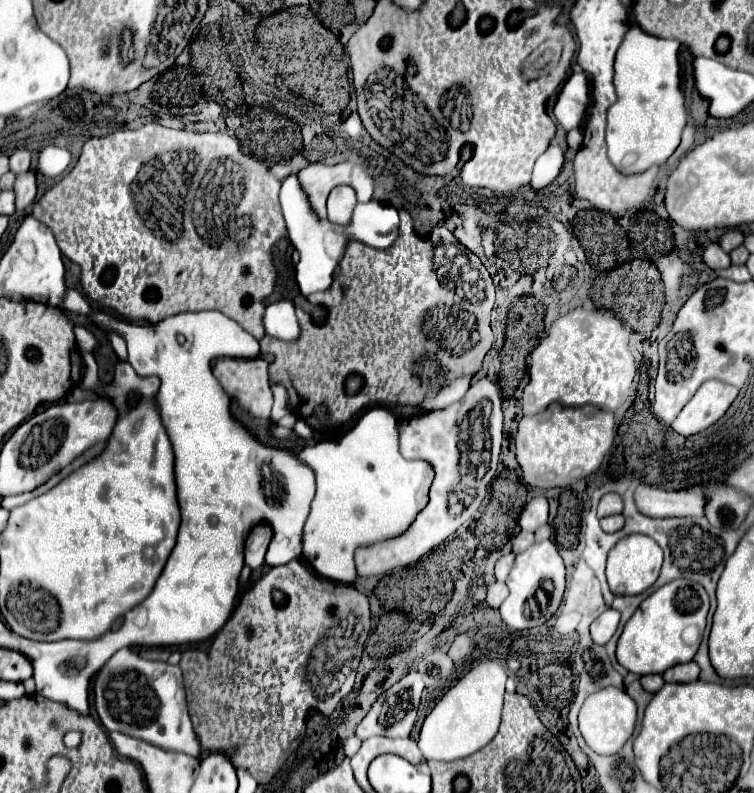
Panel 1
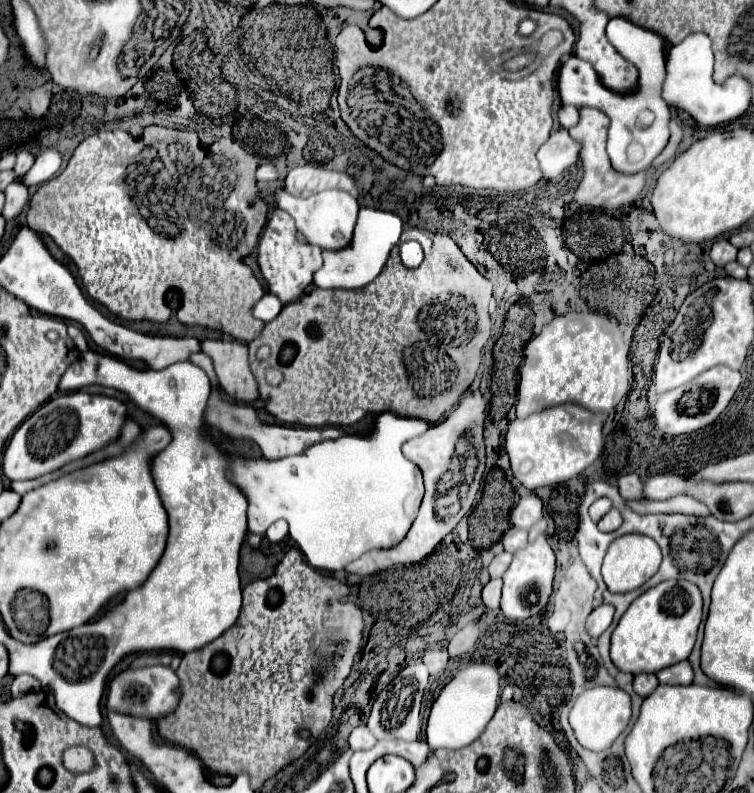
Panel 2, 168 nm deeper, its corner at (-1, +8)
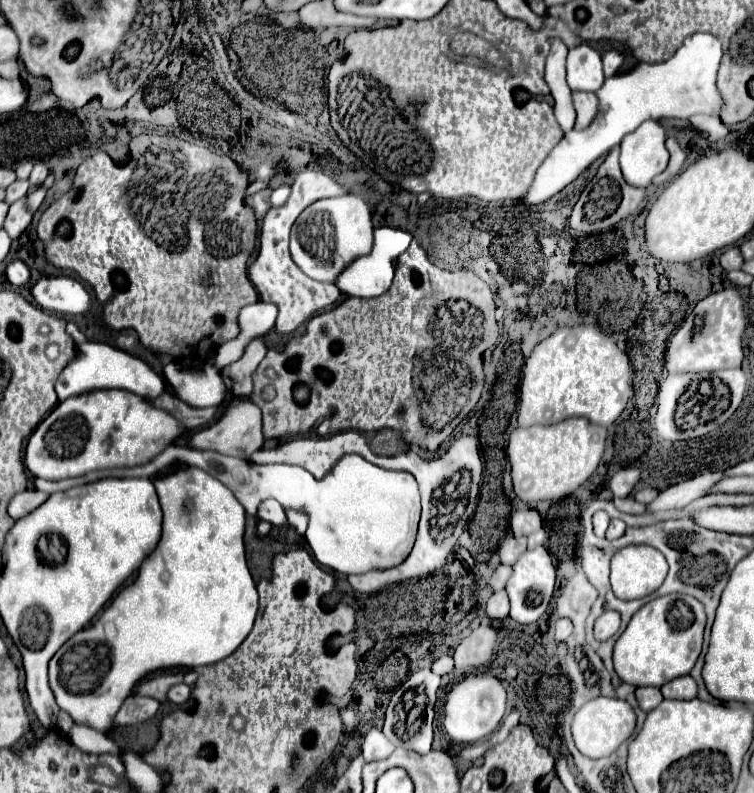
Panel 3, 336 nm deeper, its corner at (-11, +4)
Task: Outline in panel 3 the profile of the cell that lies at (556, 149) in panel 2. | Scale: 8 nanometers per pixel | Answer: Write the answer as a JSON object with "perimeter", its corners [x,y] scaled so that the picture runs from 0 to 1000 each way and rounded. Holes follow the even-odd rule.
{"perimeter":[[[943,42],[914,44],[898,67],[879,79],[847,79],[840,90],[813,95],[802,100],[802,107],[792,115],[794,142],[789,153],[771,168],[749,168],[733,185],[720,208],[715,211],[707,233],[691,251],[696,259],[720,256],[760,226],[765,226],[786,203],[805,195],[808,188],[834,168],[842,165],[858,150],[914,150],[924,142],[956,150],[959,125],[951,115],[951,90],[956,79],[956,52]]]}

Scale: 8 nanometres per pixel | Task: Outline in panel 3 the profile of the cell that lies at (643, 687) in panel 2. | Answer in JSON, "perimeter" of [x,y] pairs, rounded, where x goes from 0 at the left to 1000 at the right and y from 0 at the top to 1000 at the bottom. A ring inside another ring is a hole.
{"perimeter":[[[847,866],[845,871],[842,871],[842,876],[845,876],[845,884],[847,884],[847,892],[853,894],[853,897],[863,897],[863,894],[869,894],[877,884],[879,884],[879,876],[877,876],[877,869],[871,866]]]}

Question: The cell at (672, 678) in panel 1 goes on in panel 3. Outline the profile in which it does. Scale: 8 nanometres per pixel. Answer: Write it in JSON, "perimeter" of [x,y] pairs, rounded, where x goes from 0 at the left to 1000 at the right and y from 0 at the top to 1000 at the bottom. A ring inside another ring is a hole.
{"perimeter":[[[916,851],[898,854],[877,866],[882,881],[919,881],[924,879],[924,861]]]}

